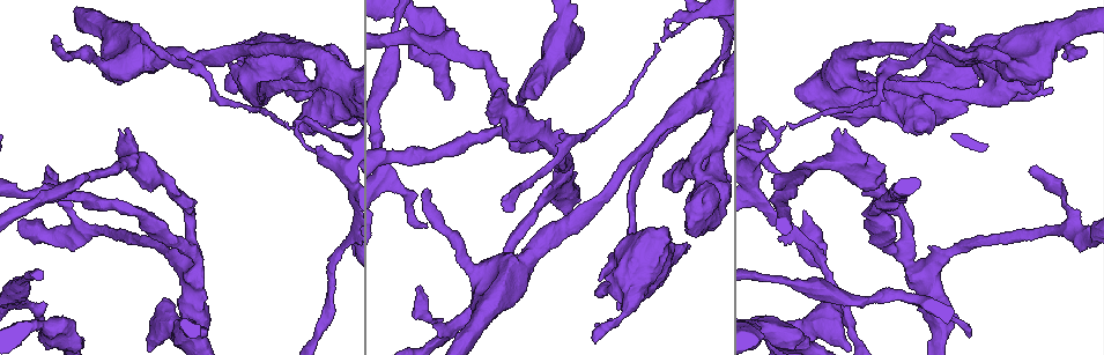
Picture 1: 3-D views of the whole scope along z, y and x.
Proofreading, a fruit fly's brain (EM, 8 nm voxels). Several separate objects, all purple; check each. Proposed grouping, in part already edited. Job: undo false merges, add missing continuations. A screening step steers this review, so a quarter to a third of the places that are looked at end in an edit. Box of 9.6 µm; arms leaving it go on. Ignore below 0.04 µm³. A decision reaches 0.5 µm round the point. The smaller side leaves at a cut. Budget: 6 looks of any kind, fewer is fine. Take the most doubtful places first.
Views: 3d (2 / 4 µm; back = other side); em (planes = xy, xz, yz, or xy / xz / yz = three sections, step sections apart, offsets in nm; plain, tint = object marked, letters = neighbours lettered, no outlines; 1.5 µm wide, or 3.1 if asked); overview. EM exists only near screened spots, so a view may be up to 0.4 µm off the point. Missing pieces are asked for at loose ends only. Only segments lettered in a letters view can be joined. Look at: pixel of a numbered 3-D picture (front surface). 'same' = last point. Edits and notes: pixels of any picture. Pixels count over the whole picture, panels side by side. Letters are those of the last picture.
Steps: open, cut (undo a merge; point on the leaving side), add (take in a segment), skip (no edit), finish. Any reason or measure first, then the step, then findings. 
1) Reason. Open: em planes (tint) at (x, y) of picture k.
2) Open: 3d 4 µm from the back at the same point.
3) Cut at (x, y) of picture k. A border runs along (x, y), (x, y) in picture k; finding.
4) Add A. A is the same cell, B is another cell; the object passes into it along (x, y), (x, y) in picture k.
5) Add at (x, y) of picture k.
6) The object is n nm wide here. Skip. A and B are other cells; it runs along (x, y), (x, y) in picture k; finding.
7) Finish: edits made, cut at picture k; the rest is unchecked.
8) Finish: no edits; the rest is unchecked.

Free end. Open: em planes (letters) at (321, 89) of picture 1.

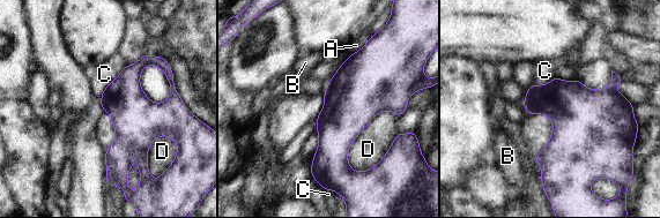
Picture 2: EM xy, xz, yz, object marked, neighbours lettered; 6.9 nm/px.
Skip. A, B, C and D are other cells; a border runs along (392, 111), (354, 140), (353, 170) in picture 2; no lettered segment goes on from it.

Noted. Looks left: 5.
Free end. Open: 3d 4 µm at (427, 224) of picture 1.

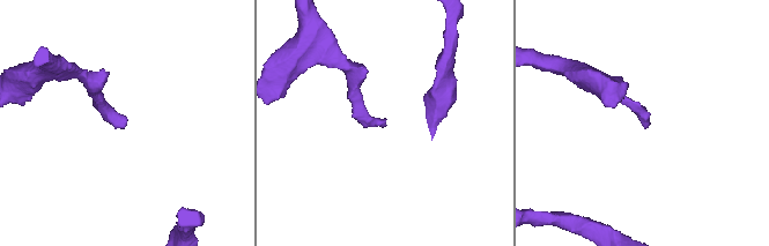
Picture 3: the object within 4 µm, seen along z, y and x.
Now the EM. Open: em planes (letters) at (125, 123) of picture 3.

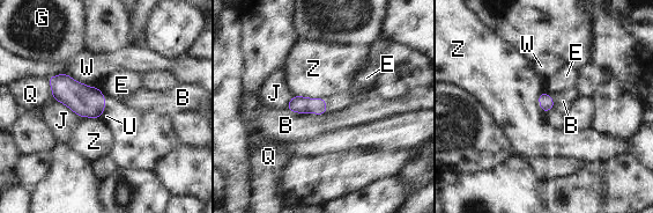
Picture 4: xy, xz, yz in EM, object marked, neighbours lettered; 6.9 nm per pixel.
The object is 100 nm wide here. Add U. U is the same cell, B, E, G, J, Q, W and Z are other cells; the object passes into it along (547, 103), (546, 111), (555, 118) in picture 4; it goes on there.

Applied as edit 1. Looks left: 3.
Redraw. Open: overview.

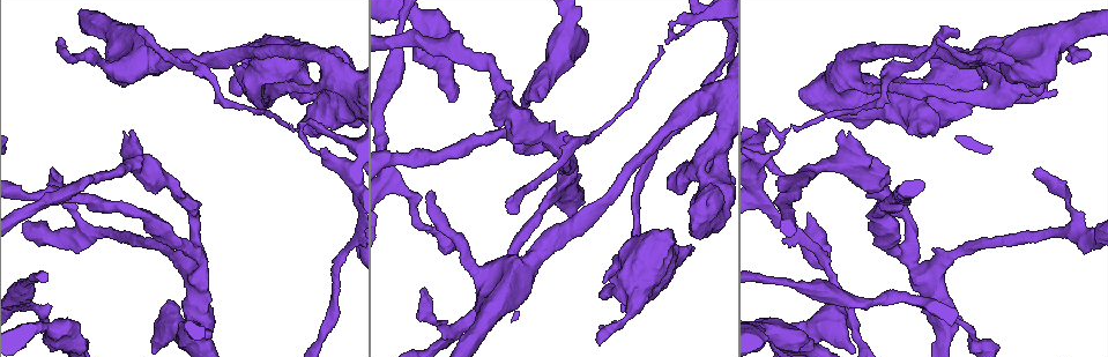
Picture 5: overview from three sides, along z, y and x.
Narrows sharply. Open: em planes (letters) at (48, 326) of picture 5.

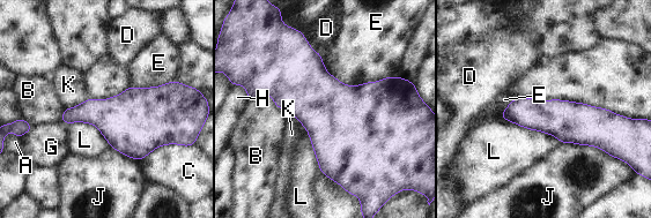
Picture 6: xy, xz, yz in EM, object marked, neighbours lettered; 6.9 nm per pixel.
The object is 280 nm wide here. Skip. A, B, C, D, E, G, H, J, K and L are other cells; it runs along (504, 114), (615, 122) in picture 6; all the same cell.

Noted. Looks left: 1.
Finish: edits made, add at picture 4; the rest is unchecked.

